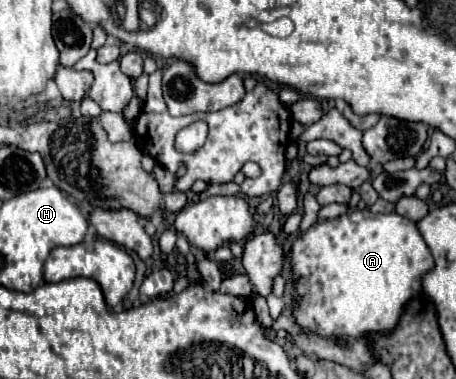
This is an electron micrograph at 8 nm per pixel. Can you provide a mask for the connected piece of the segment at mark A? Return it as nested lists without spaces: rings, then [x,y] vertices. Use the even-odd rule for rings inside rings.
[[[352,209],[340,217],[318,221],[300,233],[287,254],[294,283],[294,321],[302,331],[346,343],[348,337],[368,339],[372,333],[390,333],[406,303],[422,293],[422,277],[434,269],[434,259],[420,237],[418,225],[398,213],[370,213]]]

